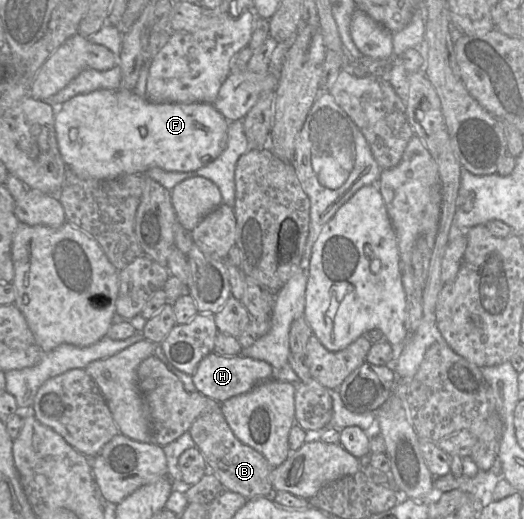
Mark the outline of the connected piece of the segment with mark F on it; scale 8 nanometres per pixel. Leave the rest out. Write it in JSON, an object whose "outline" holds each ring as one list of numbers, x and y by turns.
{"outline":[[101,89,88,94,77,95,60,108,55,109,55,132,58,148,67,168,70,168,81,179,115,179,130,174,145,174,149,169,158,167,169,172,196,171,215,160,223,151,227,140,227,128,229,121,209,103,155,103,147,98,138,96,134,91,117,89]]}

